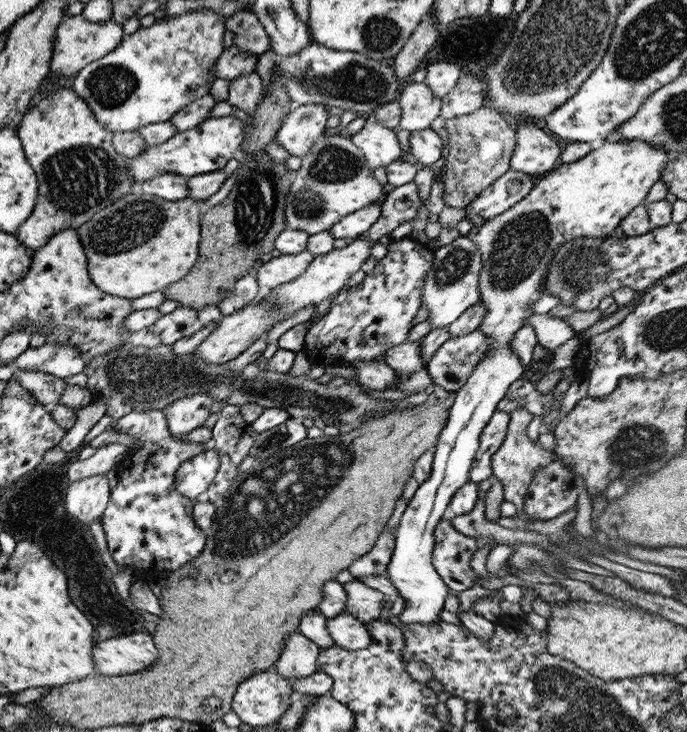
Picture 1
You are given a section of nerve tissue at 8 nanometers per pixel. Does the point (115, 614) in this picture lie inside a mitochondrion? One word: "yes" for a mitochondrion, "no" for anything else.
no

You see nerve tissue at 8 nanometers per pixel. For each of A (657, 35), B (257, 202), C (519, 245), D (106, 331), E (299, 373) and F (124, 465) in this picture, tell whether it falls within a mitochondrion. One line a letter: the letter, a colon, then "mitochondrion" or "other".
A: mitochondrion
B: mitochondrion
C: mitochondrion
D: mitochondrion
E: other
F: other

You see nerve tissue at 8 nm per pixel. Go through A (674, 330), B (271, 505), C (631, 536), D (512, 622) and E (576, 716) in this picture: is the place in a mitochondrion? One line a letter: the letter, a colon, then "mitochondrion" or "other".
A: mitochondrion
B: mitochondrion
C: other
D: other
E: mitochondrion

